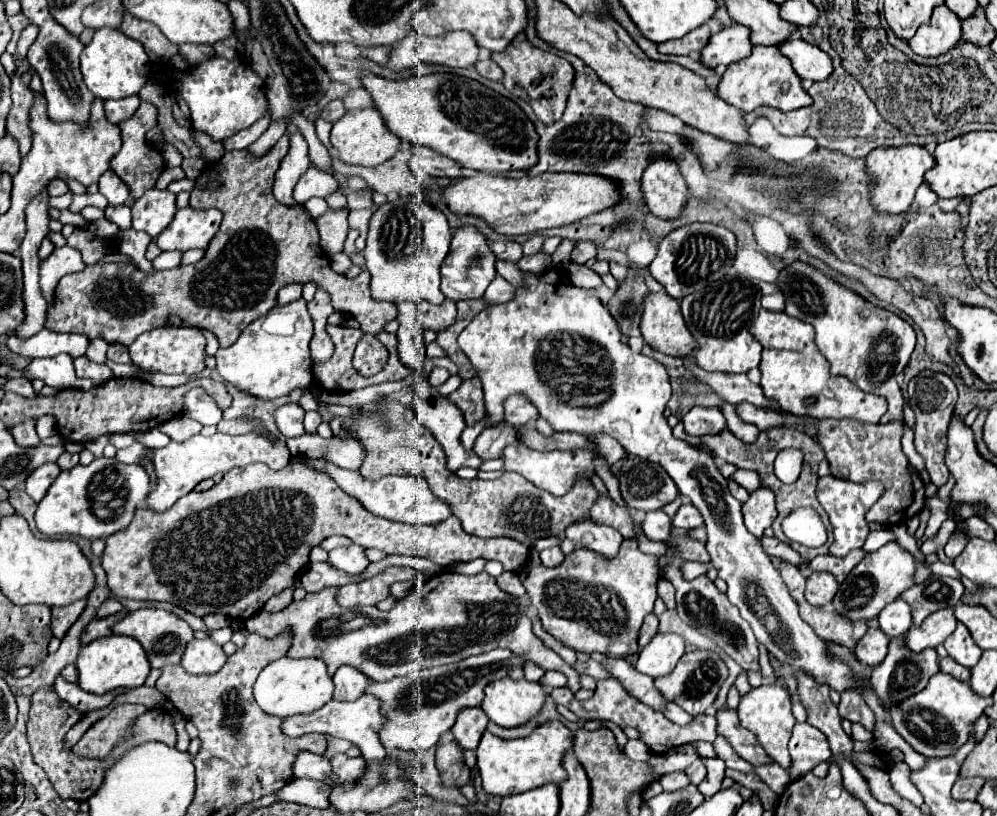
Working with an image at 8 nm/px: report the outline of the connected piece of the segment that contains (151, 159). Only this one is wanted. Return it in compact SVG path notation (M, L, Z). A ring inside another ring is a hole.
M142 102L132 118L118 124L120 132L122 132L122 150L110 160L110 168L130 186L132 200L140 198L146 190L154 188L154 184L156 184L156 180L164 168L162 154L157 149L150 148L150 144L146 140L146 132L152 130L156 124L158 124L158 108L150 102Z

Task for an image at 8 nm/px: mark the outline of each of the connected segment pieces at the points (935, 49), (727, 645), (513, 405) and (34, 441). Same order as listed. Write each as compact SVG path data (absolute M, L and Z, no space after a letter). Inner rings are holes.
M940 4L932 12L930 22L922 24L914 38L910 38L910 48L920 56L938 56L956 46L960 38L962 38L960 18L946 4Z
M668 548L666 556L668 564L662 568L664 570L664 578L670 580L676 588L676 604L678 604L678 616L694 626L700 634L712 638L730 658L734 658L744 670L760 670L758 666L758 642L756 642L756 636L752 634L752 628L750 624L740 618L740 612L736 610L736 606L732 606L726 598L724 592L720 592L716 588L716 584L706 576L698 576L696 580L686 580L682 576L682 564L684 564L684 558L678 554L676 548Z
M510 396L504 400L504 420L514 426L524 426L538 418L536 406L524 396Z
M28 418L12 428L12 436L16 438L16 442L20 446L38 446L40 444L40 438L36 434L36 422L38 422L36 418Z

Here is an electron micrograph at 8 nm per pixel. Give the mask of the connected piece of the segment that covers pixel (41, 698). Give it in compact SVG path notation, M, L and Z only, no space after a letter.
M46 686L40 688L32 696L30 706L30 720L28 720L28 742L32 750L34 762L48 774L54 790L60 794L60 798L74 798L74 800L88 800L104 782L106 770L114 764L112 758L104 760L90 760L90 758L78 758L72 754L72 750L64 748L64 734L82 718L82 712L72 708L68 702L60 700L54 688Z

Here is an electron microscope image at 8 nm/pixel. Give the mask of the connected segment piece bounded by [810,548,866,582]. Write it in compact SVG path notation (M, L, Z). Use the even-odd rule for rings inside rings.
M856 548L850 554L846 554L844 558L832 556L832 554L824 554L824 556L816 556L814 560L810 560L810 570L826 570L830 574L834 574L834 578L838 582L844 582L846 576L852 572L852 568L864 558L864 550Z

